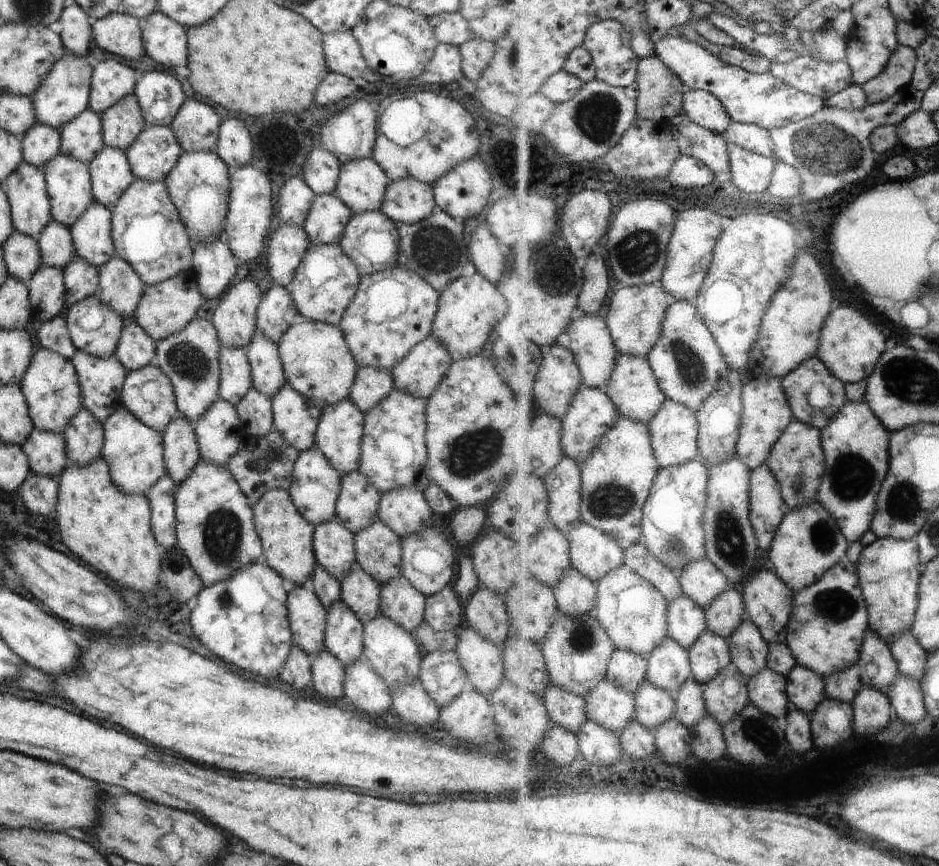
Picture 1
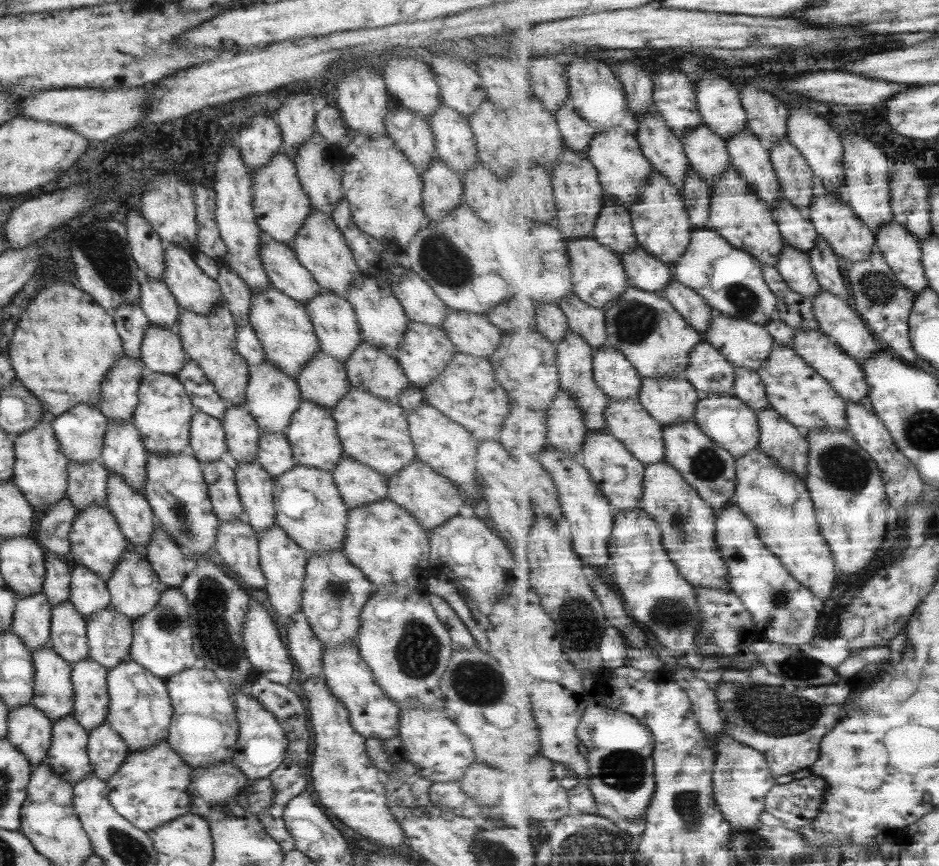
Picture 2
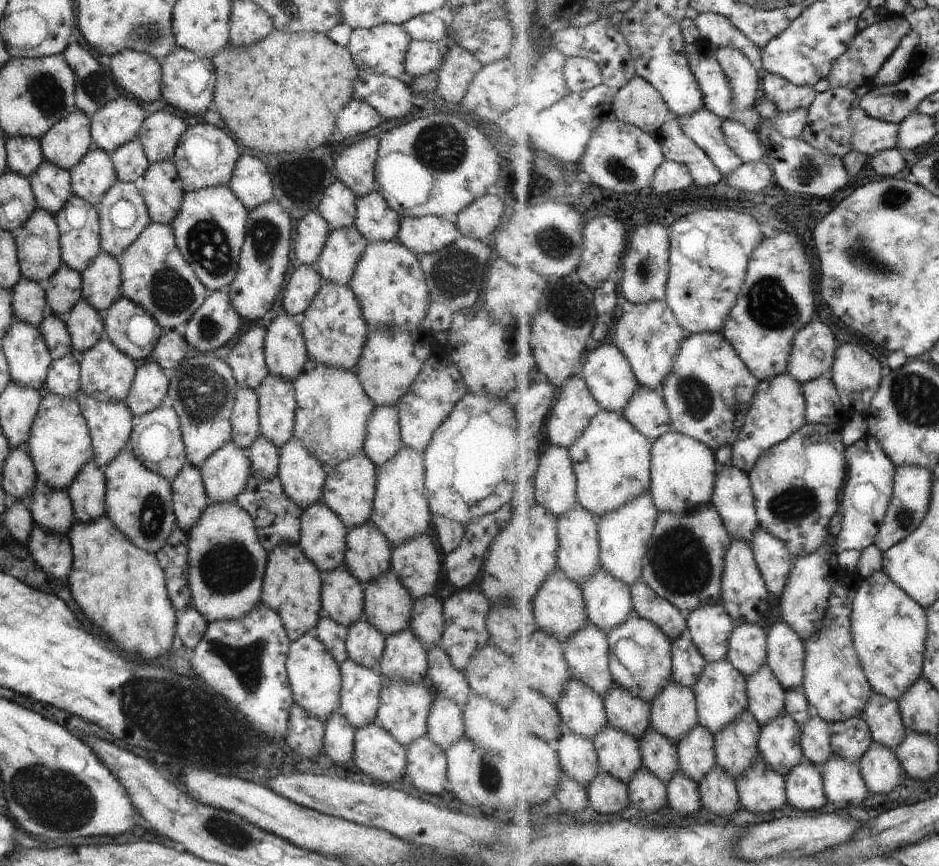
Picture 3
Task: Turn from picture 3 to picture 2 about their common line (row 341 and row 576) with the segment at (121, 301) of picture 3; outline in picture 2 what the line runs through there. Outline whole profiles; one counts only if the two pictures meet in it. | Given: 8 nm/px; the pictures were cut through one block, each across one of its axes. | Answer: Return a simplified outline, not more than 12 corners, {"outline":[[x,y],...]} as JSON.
{"outline":[[140,549],[122,553],[106,581],[109,605],[136,617],[148,613],[162,595],[156,582],[134,586],[130,574],[142,560]]}

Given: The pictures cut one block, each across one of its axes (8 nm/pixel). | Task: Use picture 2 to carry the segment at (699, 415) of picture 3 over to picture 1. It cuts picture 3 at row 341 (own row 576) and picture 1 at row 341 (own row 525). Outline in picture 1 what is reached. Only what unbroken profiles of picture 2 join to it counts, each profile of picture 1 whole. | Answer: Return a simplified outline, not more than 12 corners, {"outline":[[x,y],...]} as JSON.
{"outline":[[671,306],[648,359],[696,413],[732,370],[699,307]]}

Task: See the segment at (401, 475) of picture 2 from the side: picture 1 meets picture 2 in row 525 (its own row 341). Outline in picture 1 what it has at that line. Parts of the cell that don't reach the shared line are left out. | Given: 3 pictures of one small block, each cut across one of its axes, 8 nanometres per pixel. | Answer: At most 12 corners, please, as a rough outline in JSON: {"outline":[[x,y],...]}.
{"outline":[[430,335],[392,368],[393,386],[426,401],[446,376],[446,346]]}

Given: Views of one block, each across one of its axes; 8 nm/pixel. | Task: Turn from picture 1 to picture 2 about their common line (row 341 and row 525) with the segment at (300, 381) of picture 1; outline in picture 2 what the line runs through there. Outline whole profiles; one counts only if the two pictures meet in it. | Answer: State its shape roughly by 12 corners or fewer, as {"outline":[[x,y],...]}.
{"outline":[[331,472],[273,479],[274,522],[310,554],[342,548],[350,508]]}

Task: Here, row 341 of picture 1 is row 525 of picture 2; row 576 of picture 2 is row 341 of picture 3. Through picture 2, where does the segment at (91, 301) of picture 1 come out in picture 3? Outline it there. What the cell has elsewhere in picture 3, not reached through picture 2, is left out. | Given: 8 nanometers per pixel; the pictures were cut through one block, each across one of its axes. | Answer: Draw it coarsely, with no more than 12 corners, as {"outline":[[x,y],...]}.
{"outline":[[105,336],[80,358],[81,391],[124,401],[138,364]]}

